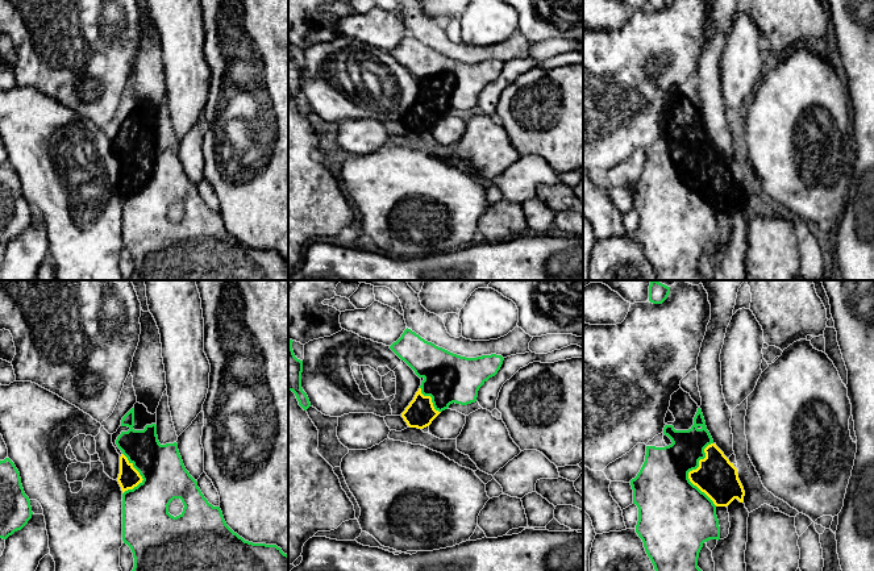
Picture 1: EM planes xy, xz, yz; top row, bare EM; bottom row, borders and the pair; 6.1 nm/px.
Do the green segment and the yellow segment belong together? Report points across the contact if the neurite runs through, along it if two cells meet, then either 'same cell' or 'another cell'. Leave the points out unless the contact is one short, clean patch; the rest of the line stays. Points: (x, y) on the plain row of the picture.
border yz (711, 148), (689, 184), (716, 211); another cell

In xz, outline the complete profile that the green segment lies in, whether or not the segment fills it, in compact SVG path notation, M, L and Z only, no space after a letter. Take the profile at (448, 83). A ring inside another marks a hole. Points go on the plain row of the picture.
M408 33L390 54L424 84L421 99L432 103L438 117L448 114L453 108L475 108L479 93L498 79L504 66L496 59L476 63L453 59Z

